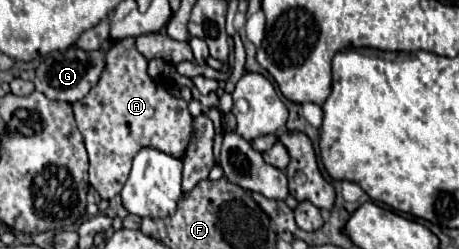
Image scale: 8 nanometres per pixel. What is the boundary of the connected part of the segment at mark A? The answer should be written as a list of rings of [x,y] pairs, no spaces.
[[[135,38],[113,42],[105,62],[97,86],[73,104],[73,112],[89,154],[89,182],[101,198],[109,200],[121,192],[131,170],[131,160],[143,146],[183,156],[193,132],[193,116],[185,100],[169,94],[169,84],[153,82],[147,76],[147,58],[137,52]]]

